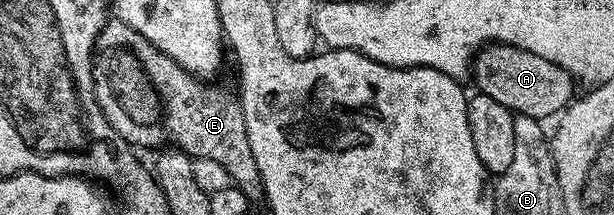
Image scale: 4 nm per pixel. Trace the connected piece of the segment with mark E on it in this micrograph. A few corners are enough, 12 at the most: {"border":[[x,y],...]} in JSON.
{"border":[[117,20],[93,101],[133,147],[262,187],[239,101]]}

